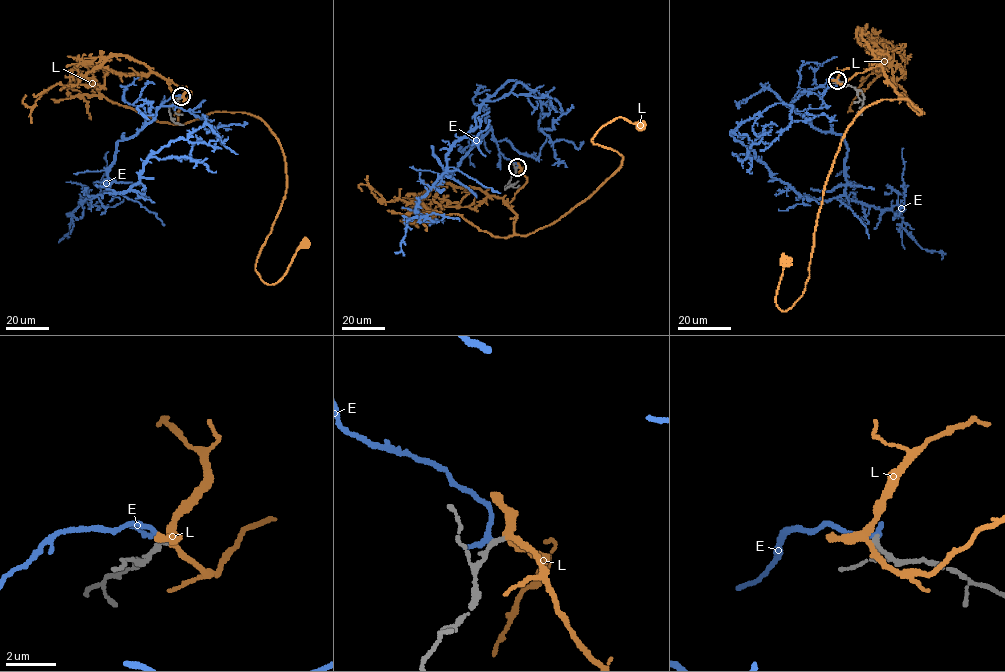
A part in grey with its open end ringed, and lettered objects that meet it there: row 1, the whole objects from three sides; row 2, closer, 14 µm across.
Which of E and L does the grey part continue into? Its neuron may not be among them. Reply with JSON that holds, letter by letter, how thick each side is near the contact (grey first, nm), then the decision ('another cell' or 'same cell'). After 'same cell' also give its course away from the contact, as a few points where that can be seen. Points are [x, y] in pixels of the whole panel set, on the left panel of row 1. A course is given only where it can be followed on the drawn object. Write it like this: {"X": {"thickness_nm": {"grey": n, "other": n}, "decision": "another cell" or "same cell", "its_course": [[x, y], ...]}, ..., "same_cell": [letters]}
{"E": {"thickness_nm": {"grey": 240, "other": 170}, "decision": "same cell", "its_course": [[181, 96], [117, 143], [110, 194], [125, 193], [148, 158], [186, 138], [203, 115], [210, 130], [247, 122]]}, "L": {"thickness_nm": {"grey": 240, "other": 260}, "decision": "another cell"}, "same_cell": ["E"]}

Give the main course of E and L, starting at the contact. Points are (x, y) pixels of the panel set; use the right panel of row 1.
E: (837, 79), (789, 106), (843, 138), (845, 191), (827, 200), (803, 199), (730, 134), (773, 105), (805, 112)
L: (836, 81), (879, 59), (921, 112), (883, 99), (844, 132), (804, 291), (786, 311), (775, 295), (785, 260)

